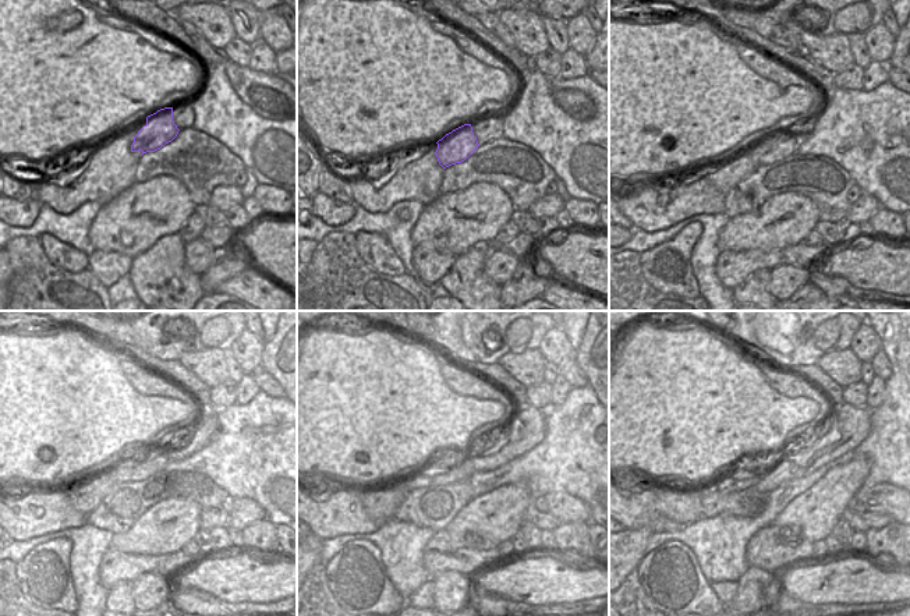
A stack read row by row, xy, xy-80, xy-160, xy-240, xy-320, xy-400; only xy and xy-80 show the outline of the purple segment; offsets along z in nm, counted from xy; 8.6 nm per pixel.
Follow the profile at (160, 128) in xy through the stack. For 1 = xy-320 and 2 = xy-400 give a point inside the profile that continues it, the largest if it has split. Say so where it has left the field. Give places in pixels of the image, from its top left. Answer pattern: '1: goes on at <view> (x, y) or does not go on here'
1: goes on at xy-320 (379, 505)
2: goes on at xy-400 (682, 506)

